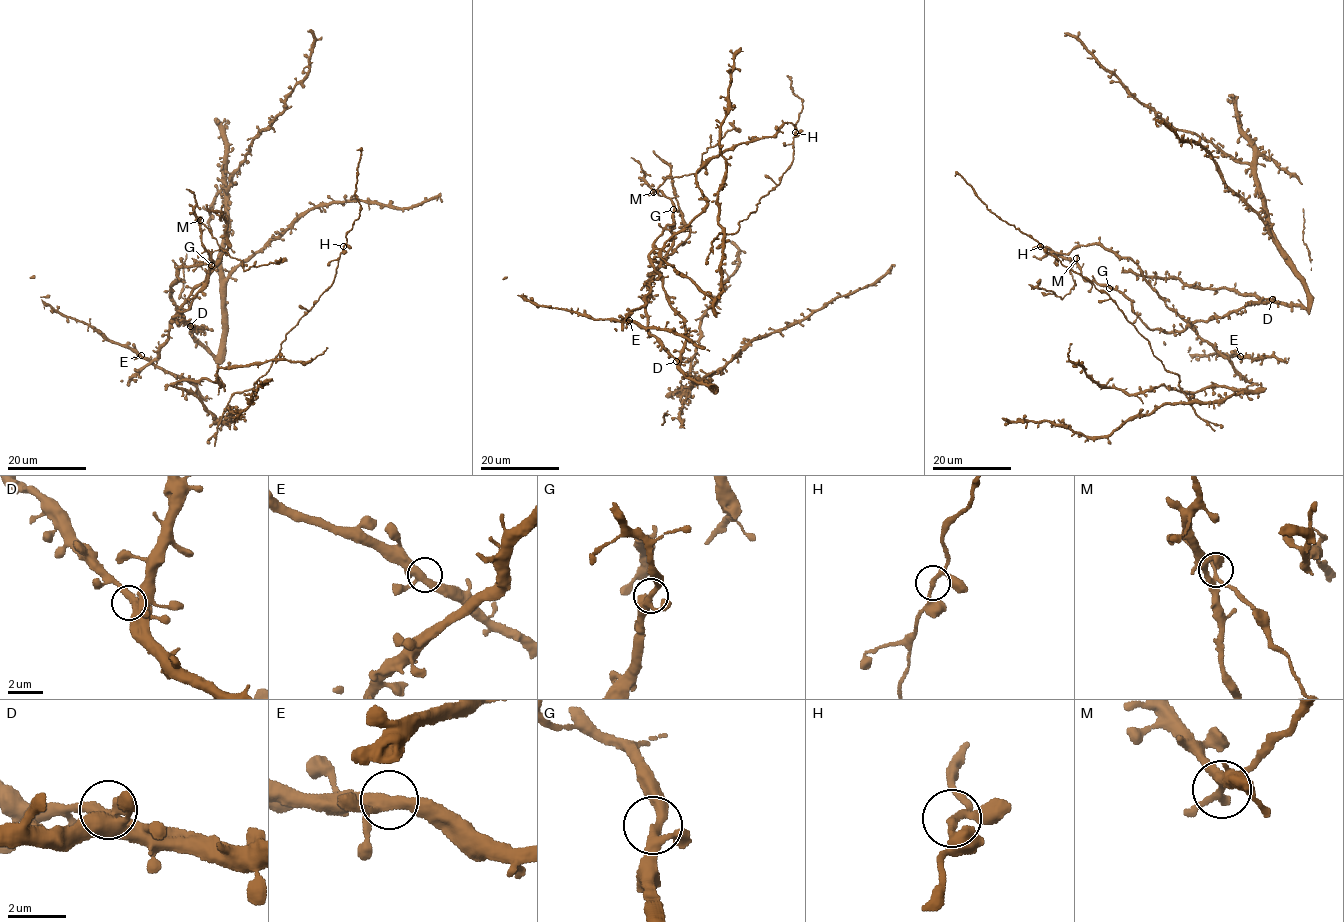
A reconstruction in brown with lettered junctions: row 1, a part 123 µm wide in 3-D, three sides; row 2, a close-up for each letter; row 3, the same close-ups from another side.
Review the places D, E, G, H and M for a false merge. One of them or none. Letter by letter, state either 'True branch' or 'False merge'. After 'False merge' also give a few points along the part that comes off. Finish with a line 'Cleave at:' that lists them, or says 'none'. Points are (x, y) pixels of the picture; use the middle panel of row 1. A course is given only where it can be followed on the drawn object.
D: True branch
E: True branch
G: True branch
H: True branch
M: False merge. Course of the part to remove: (653, 192), (665, 179), (697, 173), (703, 154), (733, 129), (734, 120)
Cleave at: M

